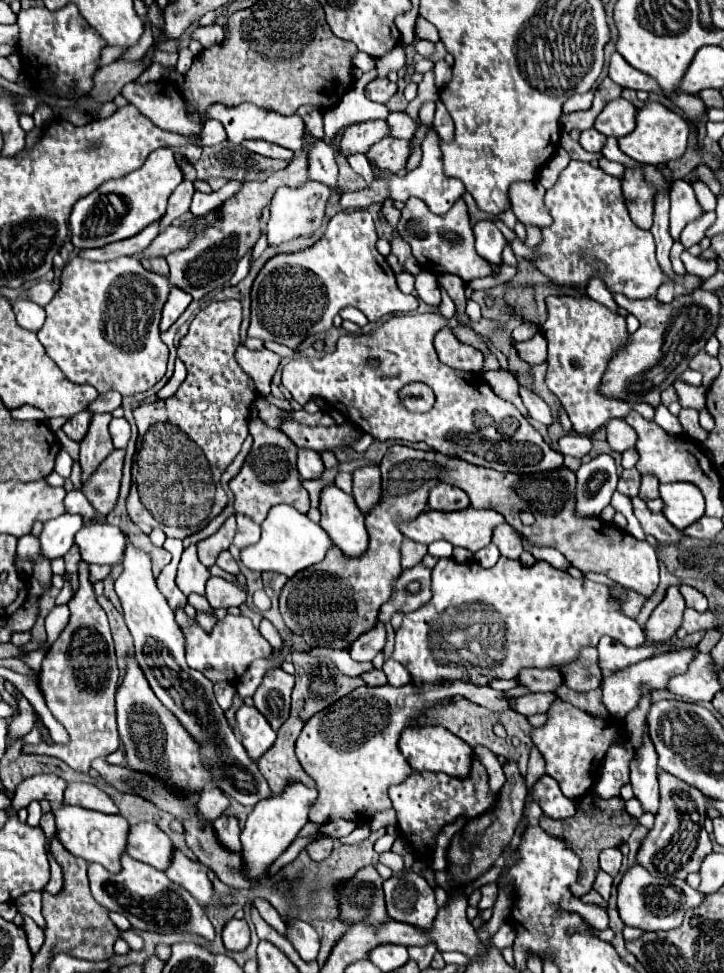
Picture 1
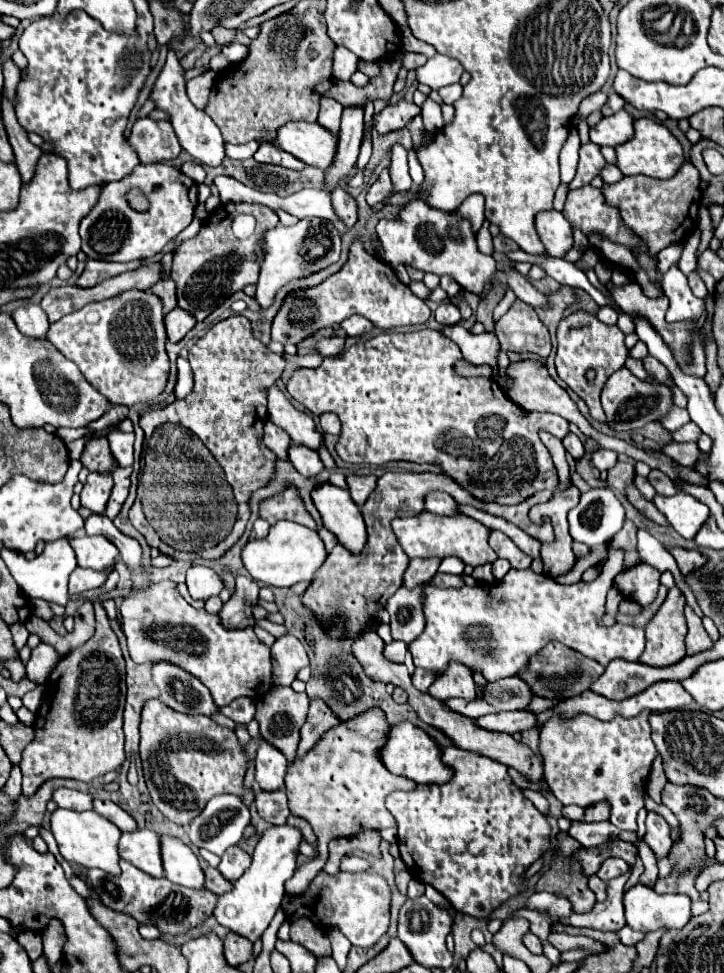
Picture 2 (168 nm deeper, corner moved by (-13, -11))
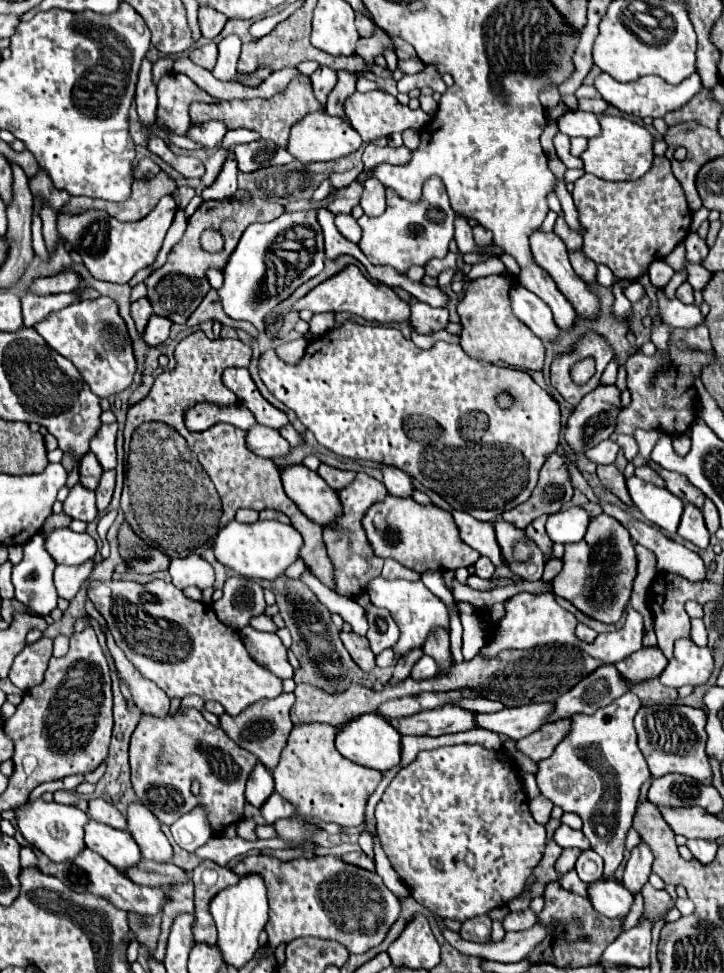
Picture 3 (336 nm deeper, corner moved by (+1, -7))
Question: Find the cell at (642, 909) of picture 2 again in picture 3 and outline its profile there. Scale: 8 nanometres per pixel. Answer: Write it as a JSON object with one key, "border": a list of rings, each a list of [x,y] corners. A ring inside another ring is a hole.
{"border":[[[596,880],[588,884],[588,900],[592,902],[592,908],[608,918],[626,916],[634,896],[616,880]]]}

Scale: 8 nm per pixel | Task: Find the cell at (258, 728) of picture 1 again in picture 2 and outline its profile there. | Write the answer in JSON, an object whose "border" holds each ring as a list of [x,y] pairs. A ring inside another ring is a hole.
{"border":[[[258,738],[258,752],[256,752],[256,782],[262,790],[280,790],[284,784],[284,774],[288,768],[288,760],[276,746]]]}

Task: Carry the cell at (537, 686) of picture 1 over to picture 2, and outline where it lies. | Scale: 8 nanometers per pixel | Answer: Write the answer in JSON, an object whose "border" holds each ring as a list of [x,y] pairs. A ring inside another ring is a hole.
{"border":[[[512,676],[512,678],[504,678],[504,680],[488,684],[484,694],[472,702],[452,698],[452,700],[446,700],[446,704],[464,716],[480,718],[486,714],[498,714],[498,712],[508,712],[508,710],[522,710],[522,708],[526,710],[532,698],[534,694],[530,692],[528,684],[522,678]]]}

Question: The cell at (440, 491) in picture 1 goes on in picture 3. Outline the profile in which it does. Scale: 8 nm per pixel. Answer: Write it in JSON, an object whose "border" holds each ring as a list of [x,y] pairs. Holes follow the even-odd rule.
{"border":[[[382,464],[382,484],[386,486],[386,490],[392,494],[392,496],[412,496],[412,480],[408,478],[406,472],[398,470],[396,466],[388,466],[388,464]]]}

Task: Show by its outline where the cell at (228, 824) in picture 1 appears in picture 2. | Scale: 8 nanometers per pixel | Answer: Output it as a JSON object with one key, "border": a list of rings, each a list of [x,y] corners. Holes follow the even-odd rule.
{"border":[[[232,846],[222,854],[222,862],[218,864],[218,870],[232,882],[236,882],[244,870],[250,866],[252,856],[248,852],[244,852],[240,846]]]}

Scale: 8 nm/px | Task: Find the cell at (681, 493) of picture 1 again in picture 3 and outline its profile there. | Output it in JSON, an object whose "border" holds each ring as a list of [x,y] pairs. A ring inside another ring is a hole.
{"border":[[[638,476],[626,478],[626,486],[634,506],[656,526],[674,534],[678,528],[678,520],[682,516],[684,502],[668,492],[666,488],[658,488],[650,482],[640,480]]]}

